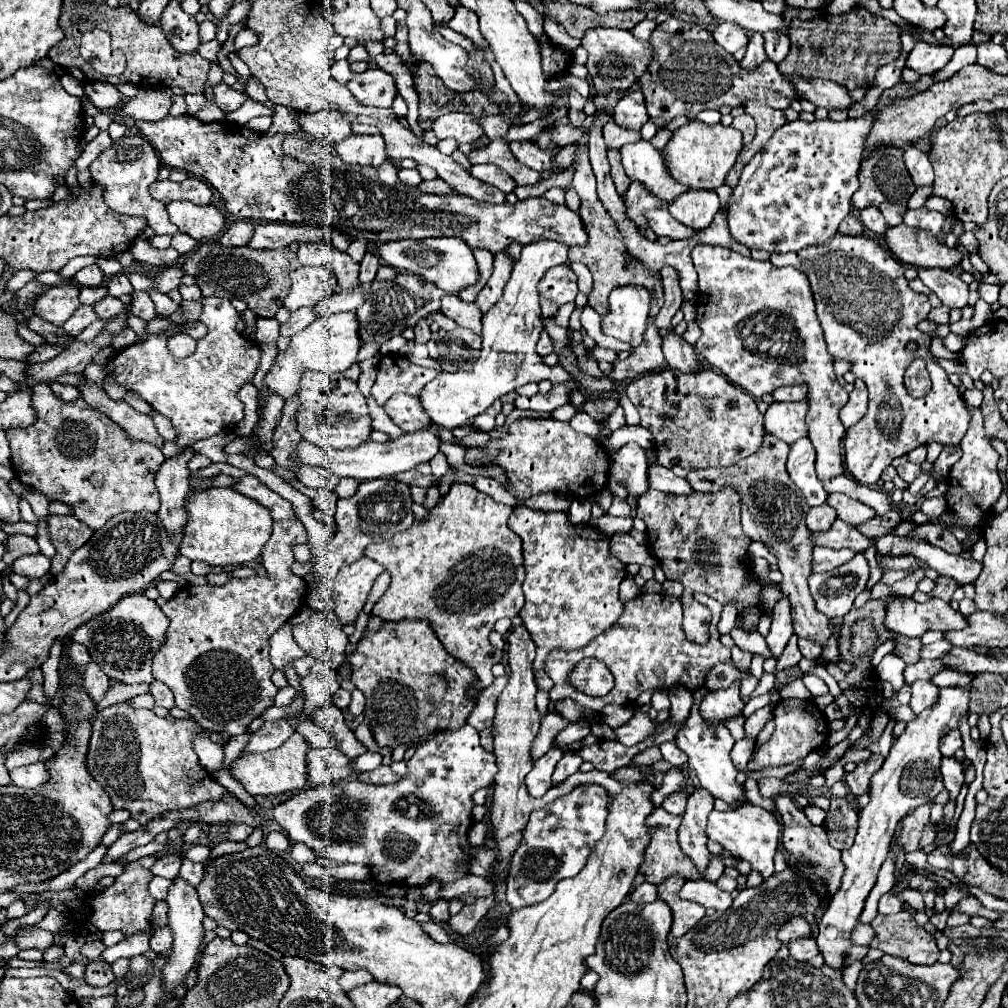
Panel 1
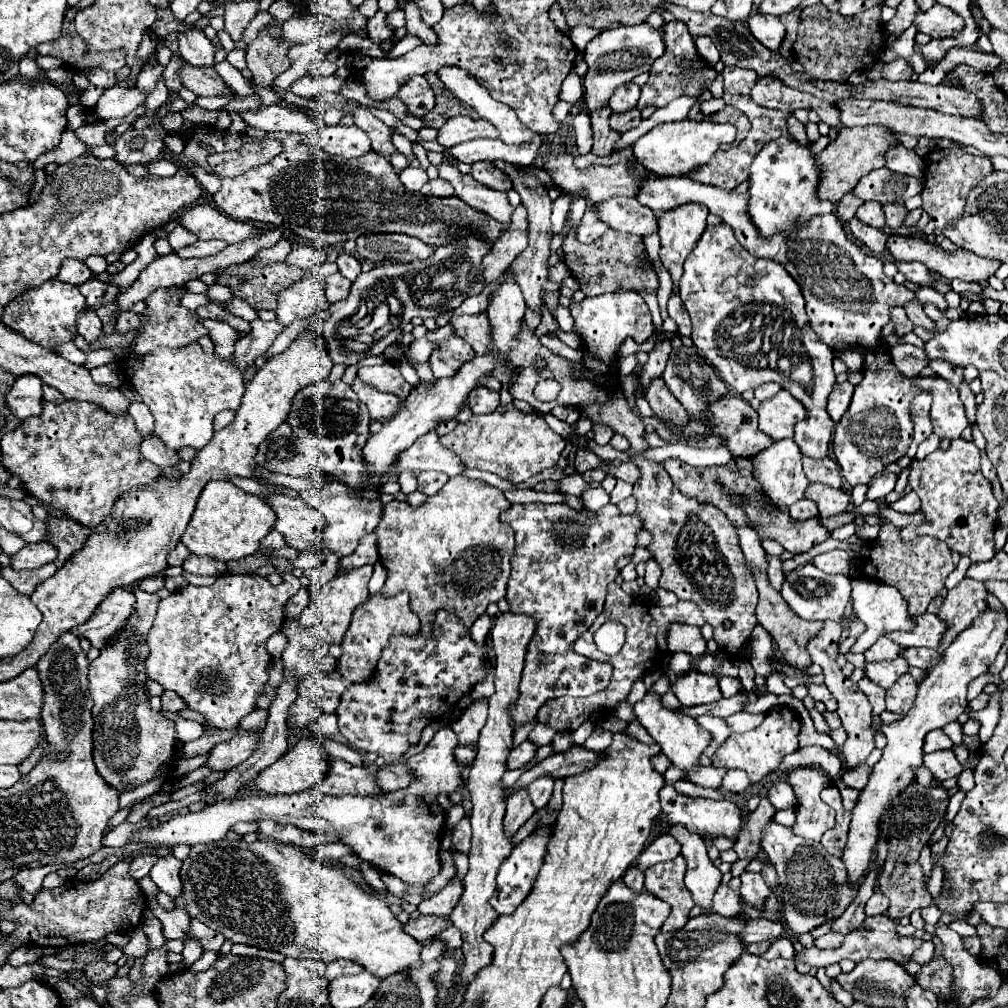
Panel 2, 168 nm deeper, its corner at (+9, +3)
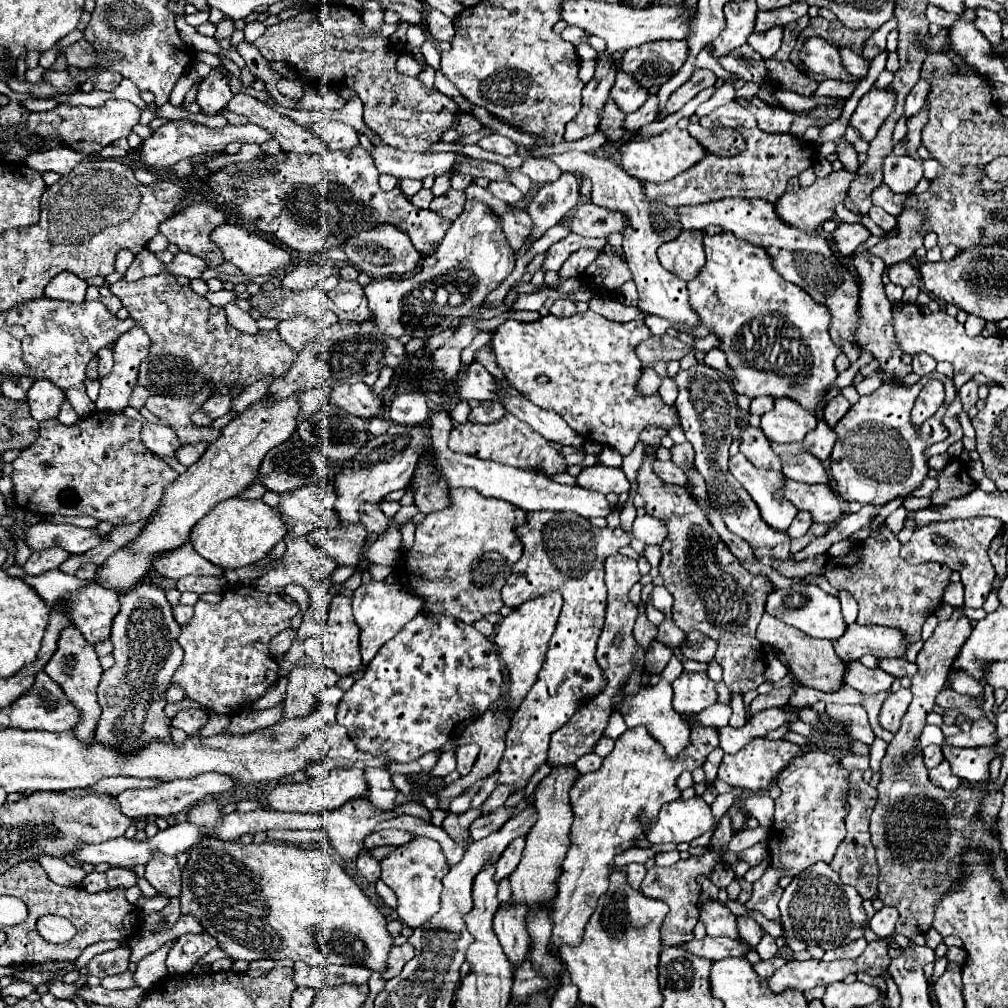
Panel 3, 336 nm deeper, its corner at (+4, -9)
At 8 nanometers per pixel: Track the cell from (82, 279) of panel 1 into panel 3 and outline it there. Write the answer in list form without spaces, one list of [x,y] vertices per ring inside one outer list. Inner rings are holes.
[[[73,272],[57,274],[45,288],[45,296],[53,300],[67,300],[67,302],[83,302],[85,300],[87,282],[75,276]]]

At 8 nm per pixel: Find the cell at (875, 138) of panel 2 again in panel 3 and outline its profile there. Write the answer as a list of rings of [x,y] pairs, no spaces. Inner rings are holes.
[[[843,168],[843,170],[837,170],[837,172],[831,172],[831,174],[825,176],[825,178],[817,178],[817,180],[815,180],[811,186],[807,186],[807,188],[801,188],[801,190],[797,190],[797,192],[785,192],[785,194],[779,198],[779,202],[775,202],[775,210],[777,210],[777,214],[779,214],[785,222],[801,228],[803,232],[813,232],[813,230],[817,230],[825,220],[829,220],[829,218],[835,216],[835,206],[845,200],[847,188],[849,188],[849,184],[851,184],[851,180],[853,180],[855,176],[857,176],[857,172],[845,172],[845,168]]]

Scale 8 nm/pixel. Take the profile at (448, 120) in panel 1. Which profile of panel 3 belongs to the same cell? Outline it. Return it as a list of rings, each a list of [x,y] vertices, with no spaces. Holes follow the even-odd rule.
[[[499,134],[485,136],[483,140],[477,142],[477,146],[481,146],[483,150],[491,150],[491,152],[503,154],[503,156],[513,156],[515,154],[515,142],[511,142],[505,136],[499,136]]]

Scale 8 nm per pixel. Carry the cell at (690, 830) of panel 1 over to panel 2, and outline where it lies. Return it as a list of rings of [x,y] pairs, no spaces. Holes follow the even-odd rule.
[[[670,828],[670,834],[682,844],[682,856],[686,856],[688,870],[684,884],[692,894],[692,900],[706,912],[712,912],[712,896],[720,886],[722,872],[712,864],[706,854],[706,844],[698,834],[686,832],[686,828]]]

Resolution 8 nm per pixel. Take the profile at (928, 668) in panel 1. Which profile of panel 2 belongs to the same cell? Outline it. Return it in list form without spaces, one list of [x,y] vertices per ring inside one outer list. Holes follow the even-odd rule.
[[[894,658],[894,660],[882,660],[882,662],[866,662],[866,676],[882,686],[882,688],[890,688],[890,684],[894,684],[902,674],[908,672],[908,664],[904,658]]]

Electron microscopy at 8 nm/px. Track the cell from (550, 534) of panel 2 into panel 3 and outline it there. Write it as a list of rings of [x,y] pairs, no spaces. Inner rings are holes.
[[[541,510],[541,512],[529,512],[527,522],[523,526],[519,526],[515,532],[517,532],[519,540],[523,542],[523,556],[515,564],[511,576],[507,578],[507,582],[501,590],[505,606],[515,608],[527,600],[537,598],[539,594],[547,594],[553,590],[557,590],[565,600],[555,636],[553,636],[551,646],[549,646],[549,654],[545,656],[545,662],[543,662],[543,668],[537,676],[537,682],[531,686],[525,700],[521,702],[521,706],[517,708],[517,712],[511,718],[511,728],[509,728],[507,740],[505,740],[507,750],[501,758],[501,764],[499,764],[499,772],[501,772],[499,782],[515,784],[515,788],[519,790],[519,788],[525,788],[527,780],[537,770],[537,766],[547,760],[547,748],[549,748],[551,732],[561,728],[563,724],[567,724],[569,718],[579,708],[583,708],[583,704],[587,704],[587,700],[591,700],[591,696],[597,696],[607,684],[607,680],[603,678],[603,670],[599,668],[599,664],[595,660],[595,644],[597,644],[597,638],[599,638],[603,622],[605,622],[605,604],[607,604],[607,586],[603,580],[605,558],[611,554],[619,554],[619,550],[629,546],[633,538],[649,542],[649,544],[661,544],[667,536],[667,528],[661,520],[657,520],[649,514],[637,516],[633,522],[633,530],[625,532],[623,528],[615,528],[615,530],[597,528],[587,518],[583,518],[575,512],[545,512],[545,510]]]

